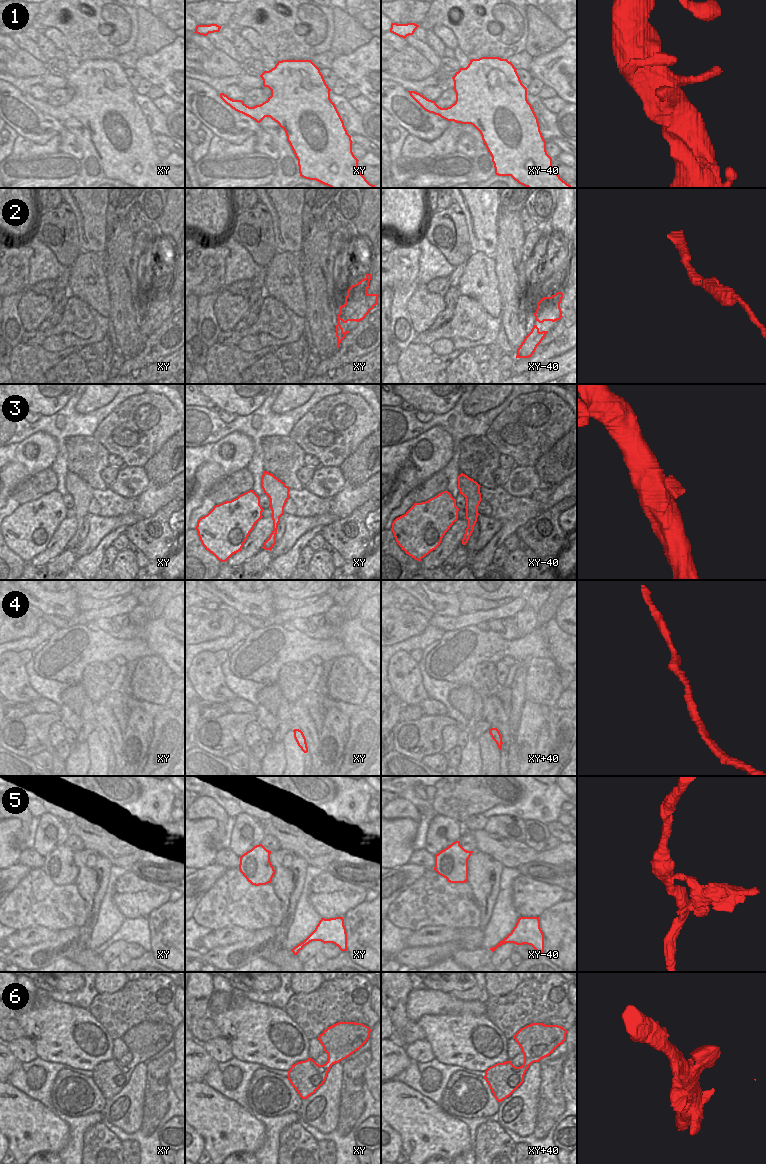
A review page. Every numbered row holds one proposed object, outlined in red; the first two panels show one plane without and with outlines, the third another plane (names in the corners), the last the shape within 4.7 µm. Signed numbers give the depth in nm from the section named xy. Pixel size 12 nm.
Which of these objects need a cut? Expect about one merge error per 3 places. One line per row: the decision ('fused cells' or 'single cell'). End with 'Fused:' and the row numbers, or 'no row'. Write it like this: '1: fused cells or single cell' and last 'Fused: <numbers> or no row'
1: single cell
2: single cell
3: single cell
4: single cell
5: fused cells
6: single cell
Fused: 5

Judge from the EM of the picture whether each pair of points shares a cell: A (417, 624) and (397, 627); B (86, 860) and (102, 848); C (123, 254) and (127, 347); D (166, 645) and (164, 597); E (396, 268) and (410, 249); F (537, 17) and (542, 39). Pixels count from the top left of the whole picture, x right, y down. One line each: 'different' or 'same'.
A: same
B: different
C: same
D: different
E: same
F: same

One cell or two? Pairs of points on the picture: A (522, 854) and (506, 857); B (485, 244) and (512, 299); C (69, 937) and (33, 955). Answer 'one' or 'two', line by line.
A: one
B: two
C: one

